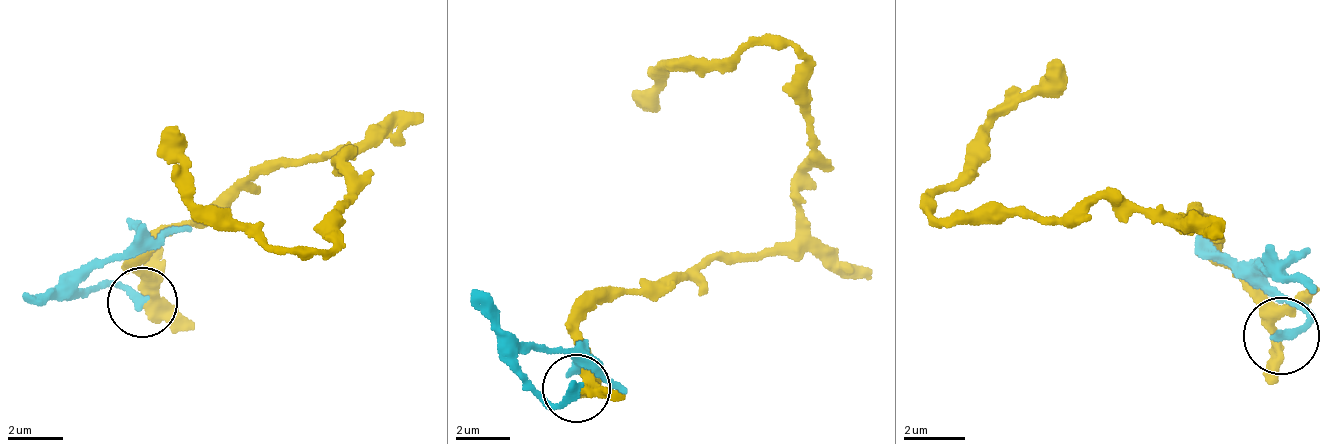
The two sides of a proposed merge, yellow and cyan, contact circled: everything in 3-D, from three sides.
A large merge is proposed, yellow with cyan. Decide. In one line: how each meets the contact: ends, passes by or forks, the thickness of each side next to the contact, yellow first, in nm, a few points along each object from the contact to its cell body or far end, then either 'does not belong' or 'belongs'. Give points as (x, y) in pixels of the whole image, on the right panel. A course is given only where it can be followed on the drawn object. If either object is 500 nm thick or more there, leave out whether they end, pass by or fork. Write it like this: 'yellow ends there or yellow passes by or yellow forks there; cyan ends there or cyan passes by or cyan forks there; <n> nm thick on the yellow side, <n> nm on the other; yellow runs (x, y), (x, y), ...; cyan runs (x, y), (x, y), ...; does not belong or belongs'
yellow passes by; cyan ends there; 320 nm thick on the yellow side, 320 nm on the other; yellow runs (1279, 338), (1271, 303), (1197, 210), (1183, 225), (1091, 201), (1067, 220), (932, 212), (1062, 59); cyan runs (1279, 338), (1305, 316), (1263, 277), (1267, 266), (1264, 279), (1313, 290); does not belong

